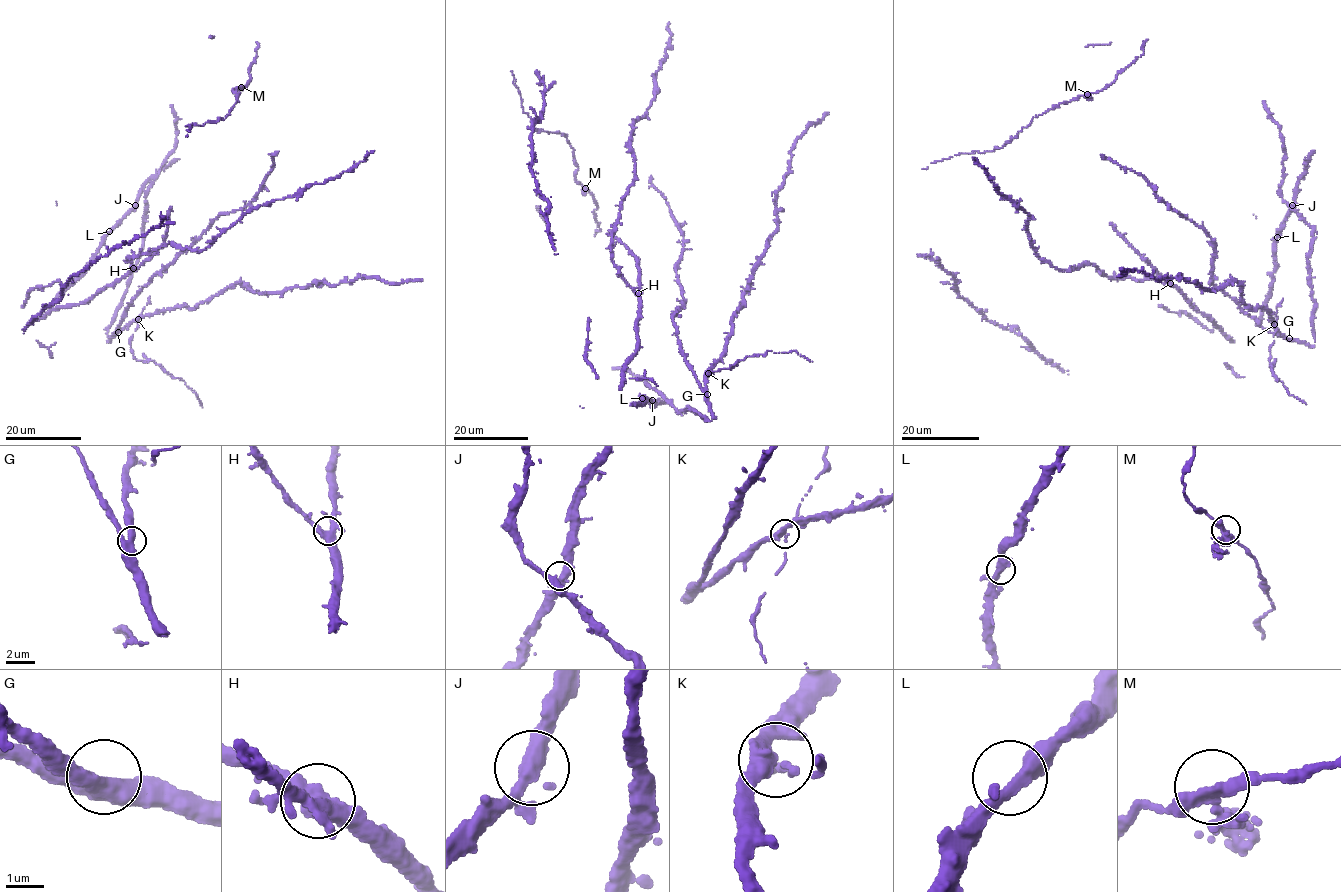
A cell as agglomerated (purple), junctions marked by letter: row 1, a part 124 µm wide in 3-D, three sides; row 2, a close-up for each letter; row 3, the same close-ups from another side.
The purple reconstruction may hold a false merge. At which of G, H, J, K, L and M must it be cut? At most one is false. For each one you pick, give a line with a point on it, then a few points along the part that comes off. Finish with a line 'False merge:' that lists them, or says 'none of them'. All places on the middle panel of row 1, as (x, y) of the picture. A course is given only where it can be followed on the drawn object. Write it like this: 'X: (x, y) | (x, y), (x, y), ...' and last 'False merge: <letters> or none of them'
K: (708, 373) | (708, 374), (713, 375), (713, 371), (767, 351), (795, 351), (812, 361)
False merge: K

